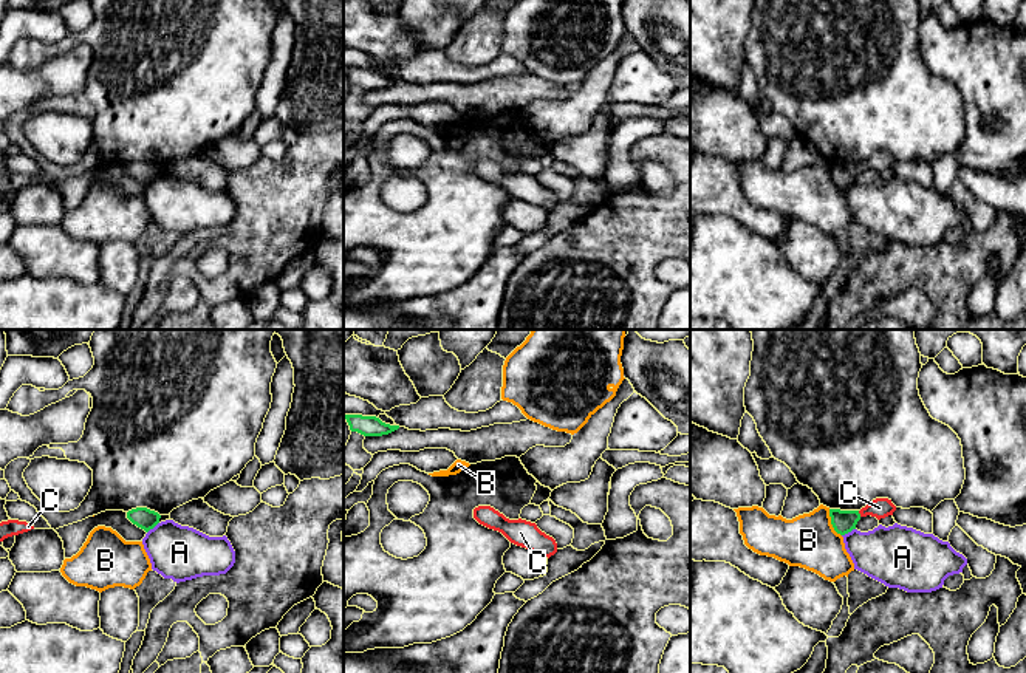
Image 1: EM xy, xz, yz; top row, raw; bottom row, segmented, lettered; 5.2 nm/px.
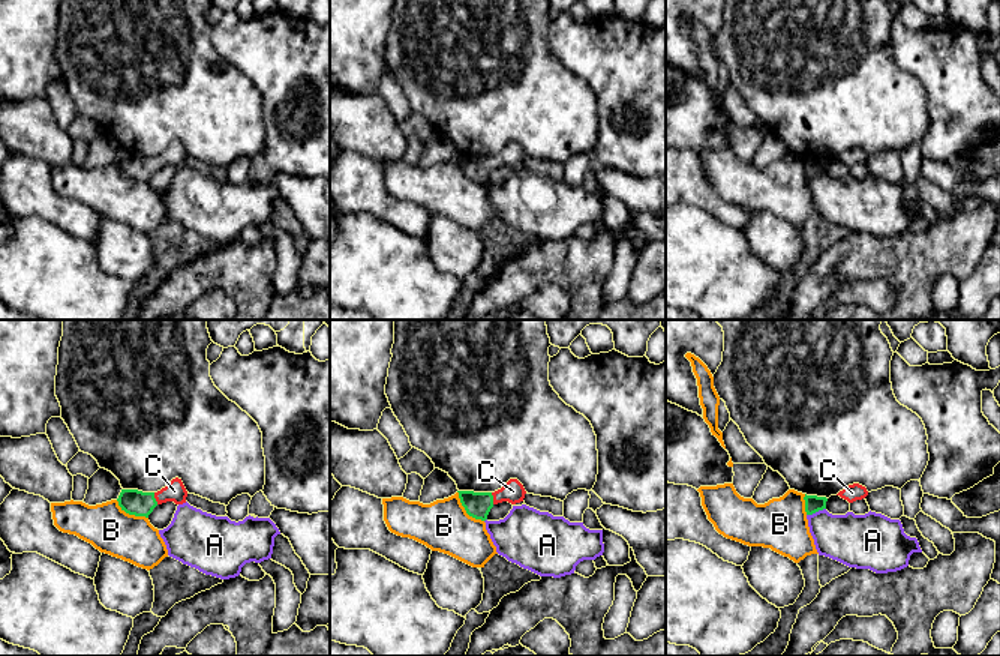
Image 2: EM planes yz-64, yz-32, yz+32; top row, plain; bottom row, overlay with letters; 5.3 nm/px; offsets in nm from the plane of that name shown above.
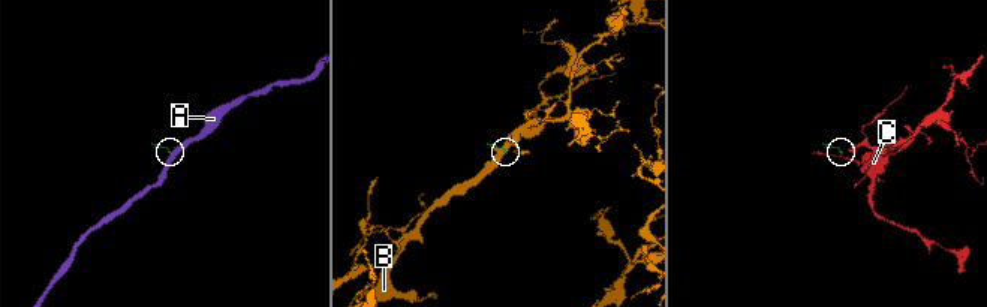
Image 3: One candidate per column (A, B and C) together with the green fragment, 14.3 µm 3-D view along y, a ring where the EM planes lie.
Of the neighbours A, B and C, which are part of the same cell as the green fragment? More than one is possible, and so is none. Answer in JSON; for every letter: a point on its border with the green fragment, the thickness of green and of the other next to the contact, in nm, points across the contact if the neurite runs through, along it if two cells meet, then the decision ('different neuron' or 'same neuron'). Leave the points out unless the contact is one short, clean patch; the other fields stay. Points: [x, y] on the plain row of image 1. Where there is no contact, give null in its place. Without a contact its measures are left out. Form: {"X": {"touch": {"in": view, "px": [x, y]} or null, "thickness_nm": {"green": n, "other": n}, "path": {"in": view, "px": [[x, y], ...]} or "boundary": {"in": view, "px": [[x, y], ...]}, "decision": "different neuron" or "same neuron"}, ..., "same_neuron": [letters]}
{"A": {"touch": {"in": "yz", "px": [848, 184]}, "thickness_nm": {"green": 120, "other": 280}, "boundary": {"in": "yz", "px": [[854, 181], [842, 189]]}, "decision": "different neuron"}, "B": {"touch": {"in": "yz", "px": [831, 177]}, "thickness_nm": {"green": 120, "other": 280}, "decision": "different neuron"}, "C": {"touch": {"in": "yz", "px": [859, 167]}, "thickness_nm": {"green": 120, "other": 110}, "path": {"in": "yz", "px": [[844, 175], [859, 167], [879, 161]]}, "decision": "same neuron"}, "same_neuron": ["C"]}

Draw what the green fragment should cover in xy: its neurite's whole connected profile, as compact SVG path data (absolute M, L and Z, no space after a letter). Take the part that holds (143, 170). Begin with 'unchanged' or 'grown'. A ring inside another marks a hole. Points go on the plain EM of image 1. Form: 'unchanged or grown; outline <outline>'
unchanged; outline M136 161L127 166L127 172L138 181L149 186L159 176L161 169L147 161Z

